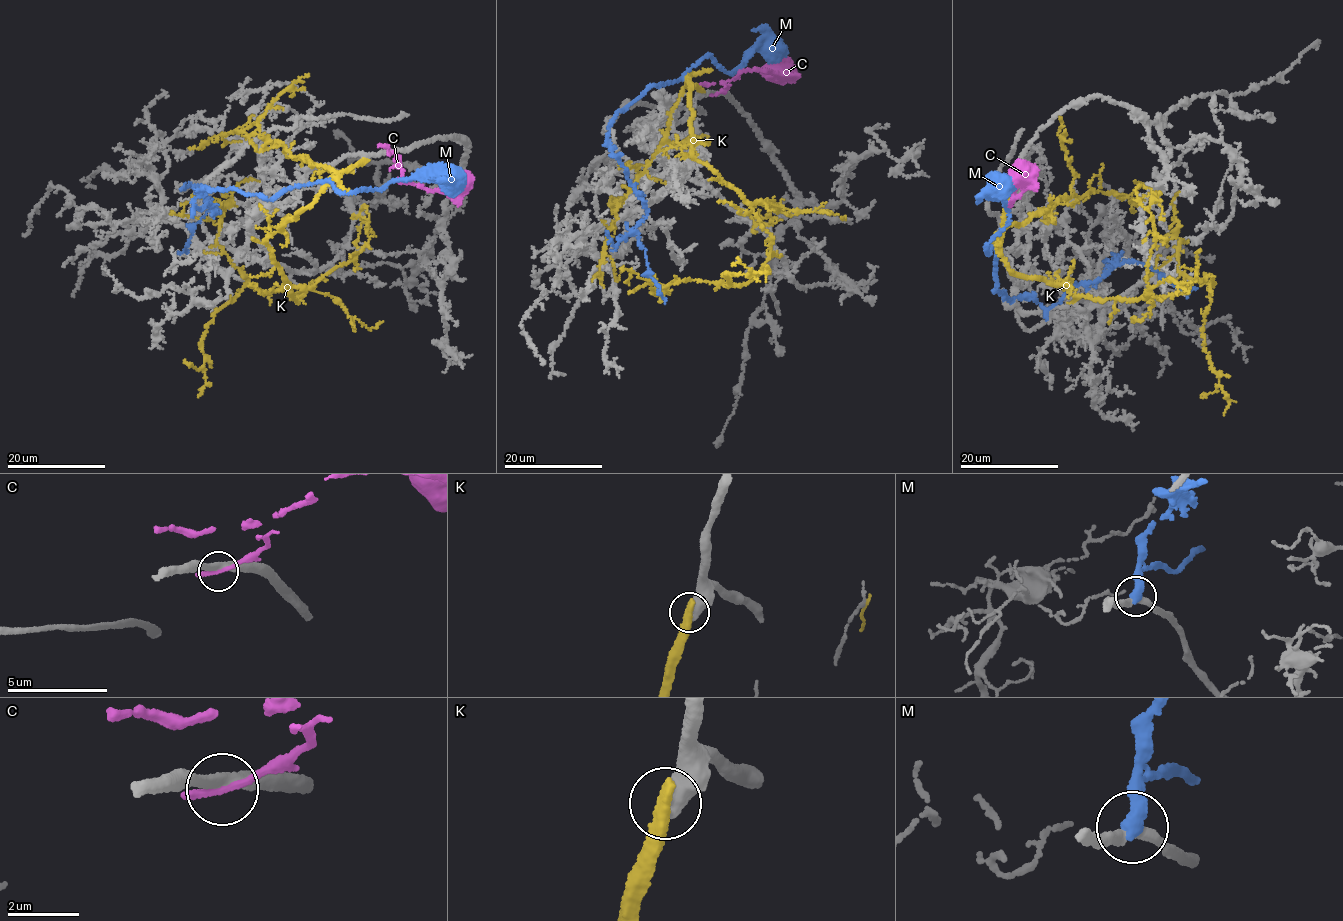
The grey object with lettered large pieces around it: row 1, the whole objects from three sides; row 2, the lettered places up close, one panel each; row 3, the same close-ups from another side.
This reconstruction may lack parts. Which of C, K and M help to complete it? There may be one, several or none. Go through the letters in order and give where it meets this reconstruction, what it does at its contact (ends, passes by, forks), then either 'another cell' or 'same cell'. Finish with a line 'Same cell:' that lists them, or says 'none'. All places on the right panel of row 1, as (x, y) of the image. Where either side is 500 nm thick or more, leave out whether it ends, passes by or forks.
C: (1015, 176) | it ends | another cell
K: (1009, 200) | another cell
M: (1047, 318) | it ends | another cell
Same cell: none

